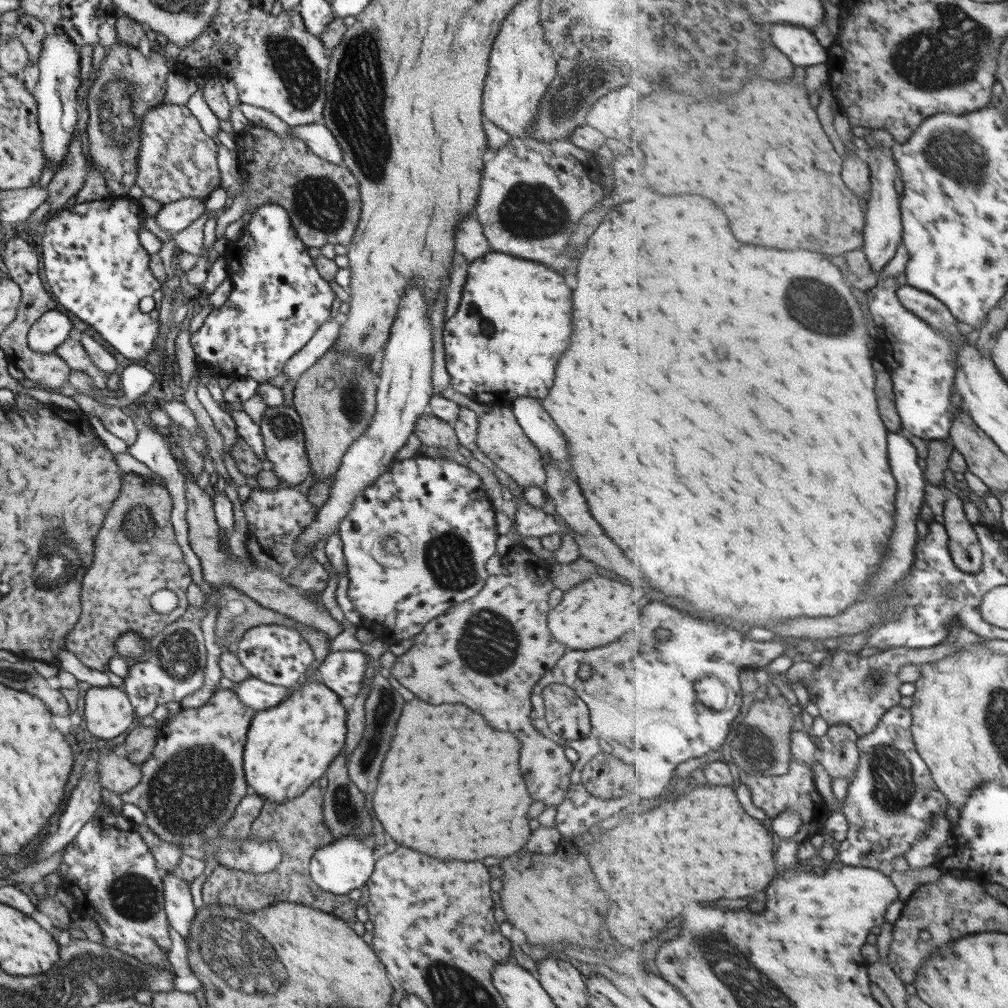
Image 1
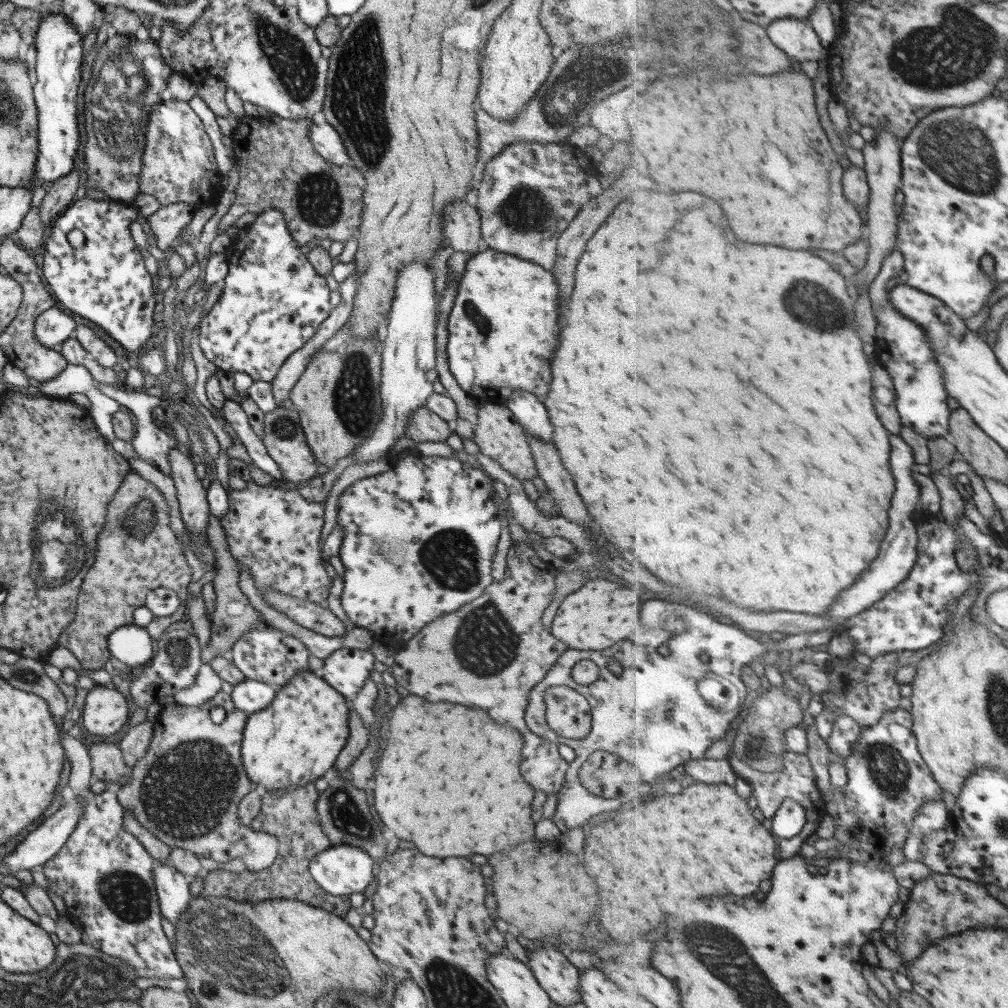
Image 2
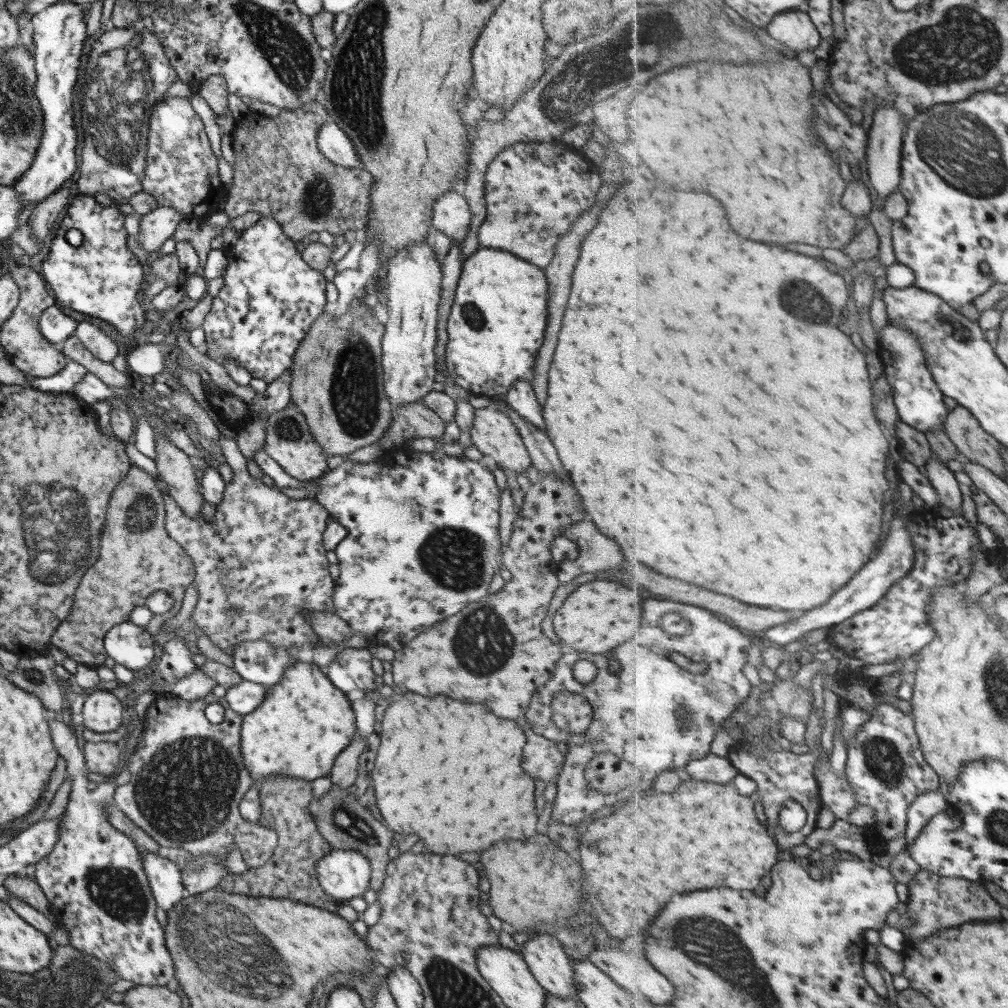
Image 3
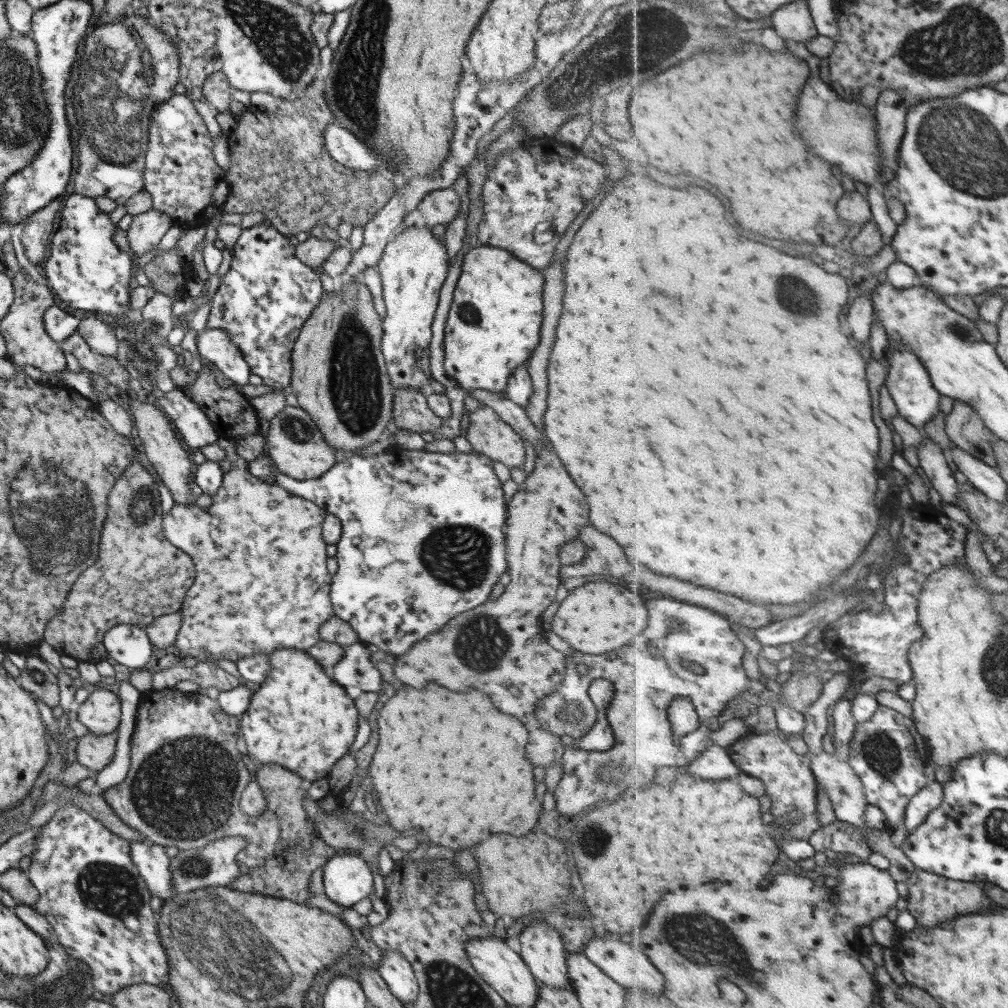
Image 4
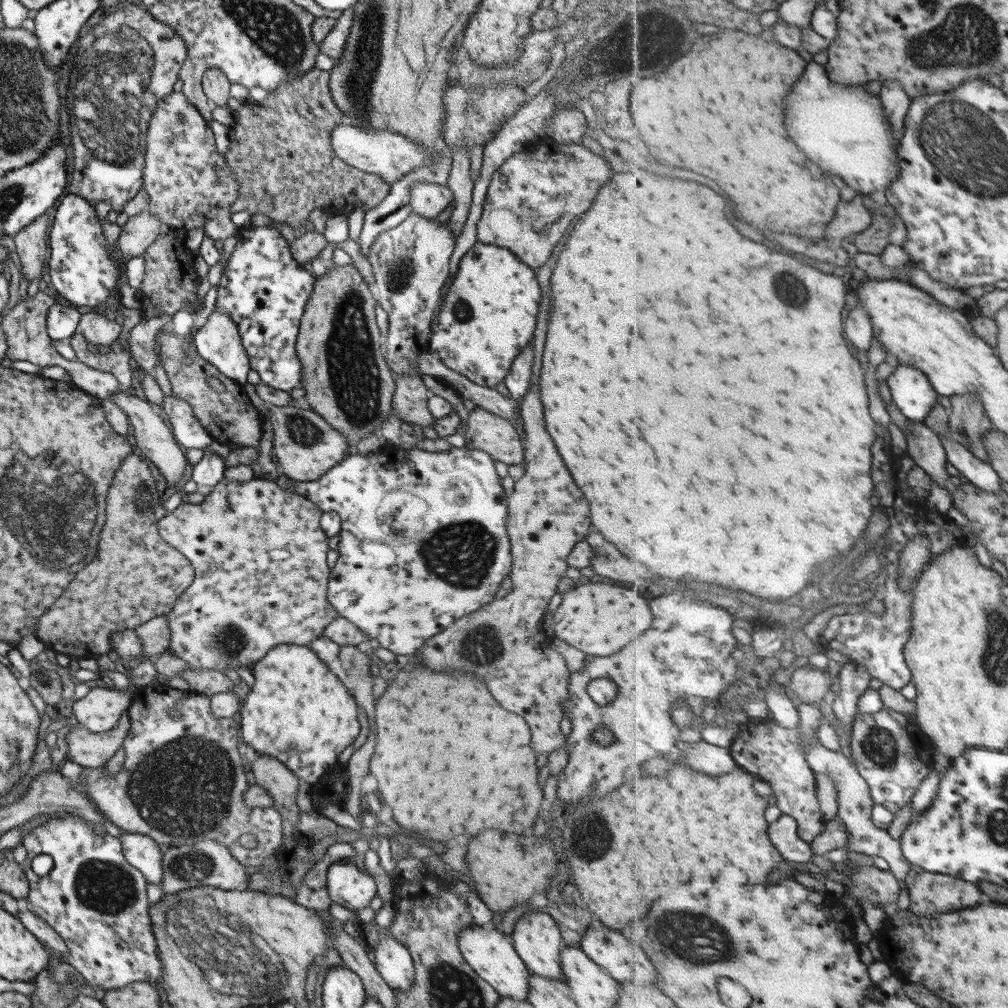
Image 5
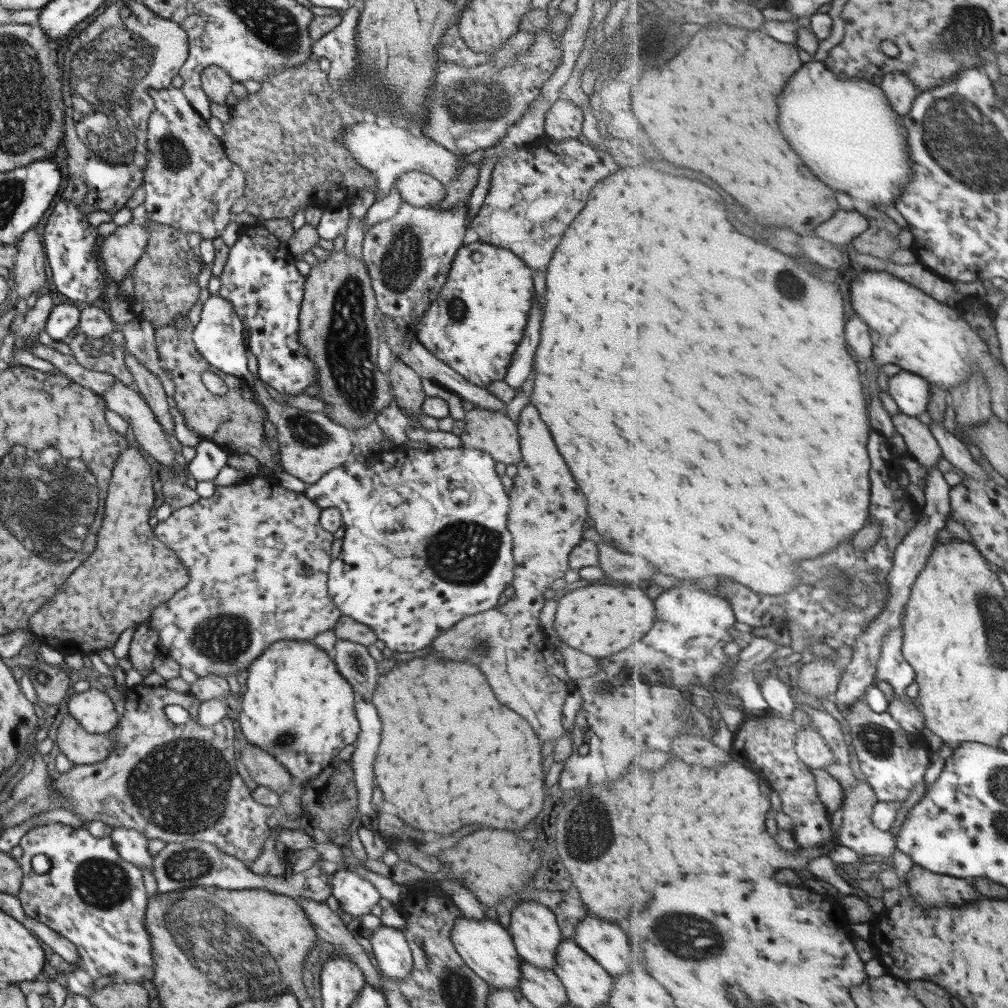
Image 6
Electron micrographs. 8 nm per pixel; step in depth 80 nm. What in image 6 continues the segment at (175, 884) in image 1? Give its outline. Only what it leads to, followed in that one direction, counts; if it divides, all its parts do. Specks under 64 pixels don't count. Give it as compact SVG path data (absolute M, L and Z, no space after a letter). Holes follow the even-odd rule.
M114 826L107 827L106 835L112 840L115 850L123 860L134 864L136 867L145 866L145 868L150 870L152 856L147 853L147 838L143 834L133 829L117 828L117 826Z

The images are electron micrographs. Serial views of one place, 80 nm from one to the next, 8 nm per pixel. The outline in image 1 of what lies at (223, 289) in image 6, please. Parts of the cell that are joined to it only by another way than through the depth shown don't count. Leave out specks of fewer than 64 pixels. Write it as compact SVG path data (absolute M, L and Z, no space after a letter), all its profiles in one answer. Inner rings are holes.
M265 203L251 214L249 221L243 226L242 235L237 240L229 242L229 247L226 253L223 254L228 266L227 276L229 282L231 282L226 300L221 306L212 308L212 311L205 317L202 326L193 335L190 335L189 342L193 346L194 354L198 356L199 364L207 364L205 368L212 371L213 375L219 374L232 379L235 377L249 377L257 383L268 382L268 379L280 374L284 362L287 362L295 354L295 351L301 350L319 328L319 325L329 317L329 307L331 302L335 300L328 282L319 276L312 259L306 253L306 249L307 247L297 238L294 229L290 225L289 217L283 208L274 203Z

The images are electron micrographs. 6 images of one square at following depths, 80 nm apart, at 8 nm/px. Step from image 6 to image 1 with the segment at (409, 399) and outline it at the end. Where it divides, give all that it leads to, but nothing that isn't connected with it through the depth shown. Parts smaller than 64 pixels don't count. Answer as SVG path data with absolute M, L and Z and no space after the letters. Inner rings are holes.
M428 410L418 416L412 432L416 434L423 446L441 447L458 452L459 444L452 425L435 415L430 416Z

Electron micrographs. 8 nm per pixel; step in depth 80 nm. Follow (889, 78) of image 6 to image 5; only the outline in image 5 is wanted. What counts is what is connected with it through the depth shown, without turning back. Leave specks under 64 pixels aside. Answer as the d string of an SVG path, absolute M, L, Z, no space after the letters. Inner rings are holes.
M895 79L884 82L881 89L879 96L883 100L883 104L887 106L887 116L891 118L891 124L895 126L895 134L901 134L913 100L910 98L910 94L907 94L903 84Z

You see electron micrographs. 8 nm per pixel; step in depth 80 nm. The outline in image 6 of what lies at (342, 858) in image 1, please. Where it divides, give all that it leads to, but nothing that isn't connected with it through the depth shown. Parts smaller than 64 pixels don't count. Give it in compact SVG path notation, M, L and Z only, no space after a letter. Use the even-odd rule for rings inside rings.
M338 868L329 880L332 885L330 894L347 917L369 914L371 908L378 904L380 896L377 889L352 870Z

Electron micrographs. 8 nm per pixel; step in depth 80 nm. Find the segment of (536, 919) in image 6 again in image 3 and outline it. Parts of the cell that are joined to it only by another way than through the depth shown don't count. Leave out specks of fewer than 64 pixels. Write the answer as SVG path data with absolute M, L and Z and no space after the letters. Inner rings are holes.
M535 934L519 947L529 972L545 992L559 998L574 997L571 960L553 935Z

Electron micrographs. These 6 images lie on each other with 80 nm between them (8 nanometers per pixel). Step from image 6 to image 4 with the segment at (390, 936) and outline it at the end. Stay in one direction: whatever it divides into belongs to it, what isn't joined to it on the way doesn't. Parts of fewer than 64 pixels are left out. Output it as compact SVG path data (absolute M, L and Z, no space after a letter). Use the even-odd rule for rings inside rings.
M396 950L384 951L384 953L380 955L380 958L381 960L379 961L377 971L390 990L390 993L395 996L395 998L398 998L403 1006L409 1003L413 1004L413 1002L417 1000L419 989L410 963L408 963L407 959L403 958L403 955L399 954L399 951Z

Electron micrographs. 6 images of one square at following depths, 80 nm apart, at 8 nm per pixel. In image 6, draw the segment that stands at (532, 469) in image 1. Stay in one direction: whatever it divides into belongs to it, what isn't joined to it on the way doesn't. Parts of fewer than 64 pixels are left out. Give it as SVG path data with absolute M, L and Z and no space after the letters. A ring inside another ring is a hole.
M473 407L464 414L461 446L486 452L494 462L516 465L520 459L516 425L505 412Z

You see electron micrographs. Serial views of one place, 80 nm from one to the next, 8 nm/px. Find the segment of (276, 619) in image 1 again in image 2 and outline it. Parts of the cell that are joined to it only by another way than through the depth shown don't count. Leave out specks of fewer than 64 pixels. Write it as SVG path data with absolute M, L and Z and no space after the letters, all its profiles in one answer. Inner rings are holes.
M209 515L208 525L206 526L206 538L208 539L208 546L213 550L213 556L217 564L217 574L213 578L213 591L216 599L215 610L212 613L212 621L210 622L210 639L206 644L202 644L200 651L200 660L202 664L208 662L213 657L219 655L228 655L234 642L243 634L243 632L254 628L255 625L262 624L263 615L258 614L251 606L247 597L239 591L238 588L238 571L239 566L233 561L233 557L229 554L229 548L225 543L225 535L222 531L219 518L213 515ZM258 620L258 624L255 624Z

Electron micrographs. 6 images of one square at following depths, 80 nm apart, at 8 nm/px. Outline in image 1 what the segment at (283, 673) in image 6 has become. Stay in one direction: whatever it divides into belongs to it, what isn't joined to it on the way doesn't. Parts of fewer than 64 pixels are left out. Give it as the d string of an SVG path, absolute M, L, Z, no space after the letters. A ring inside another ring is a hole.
M307 680L297 690L289 691L279 704L254 712L247 727L242 750L242 771L249 790L257 793L263 800L280 803L285 799L295 798L309 785L315 784L315 780L327 770L331 758L335 758L343 748L346 737L346 710L339 701L340 697L327 686Z

